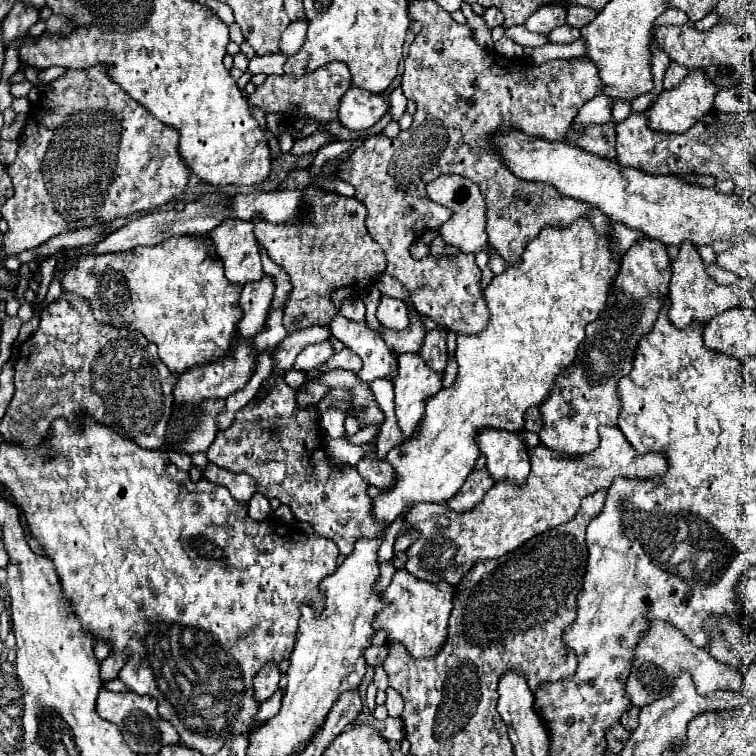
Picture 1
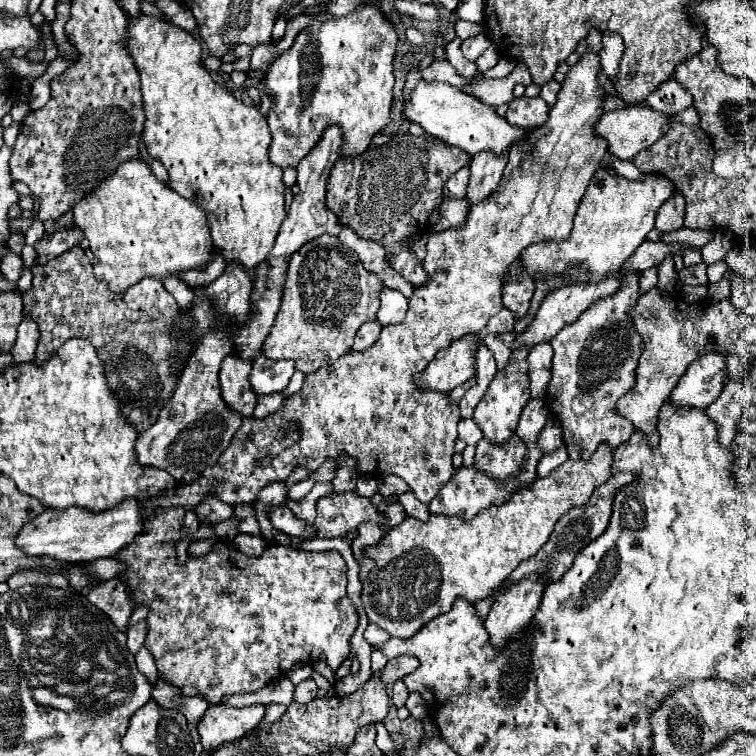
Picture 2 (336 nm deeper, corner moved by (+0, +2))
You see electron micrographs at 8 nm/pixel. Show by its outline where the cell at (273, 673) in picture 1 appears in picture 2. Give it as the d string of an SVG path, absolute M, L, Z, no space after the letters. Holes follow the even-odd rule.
M210 705L204 719L198 723L198 733L204 749L218 747L222 743L240 739L250 733L264 717L264 705L230 707Z

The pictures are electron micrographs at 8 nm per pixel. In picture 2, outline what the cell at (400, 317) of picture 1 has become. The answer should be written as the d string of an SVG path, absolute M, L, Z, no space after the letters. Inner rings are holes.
M384 287L380 295L380 309L378 309L378 323L380 325L394 325L406 317L408 299L394 289Z

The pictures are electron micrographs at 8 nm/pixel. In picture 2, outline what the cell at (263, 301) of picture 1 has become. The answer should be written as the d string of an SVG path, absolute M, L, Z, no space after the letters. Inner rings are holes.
M234 351L222 361L222 369L220 369L222 397L242 417L250 417L256 407L256 393L248 381L252 363L254 361L246 361Z

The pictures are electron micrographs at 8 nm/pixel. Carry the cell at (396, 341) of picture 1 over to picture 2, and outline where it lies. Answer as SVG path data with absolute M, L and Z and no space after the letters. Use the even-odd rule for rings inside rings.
M612 277L610 281L600 281L598 285L570 285L566 289L556 289L552 293L548 293L536 313L536 317L532 319L532 323L526 327L524 333L516 335L514 331L508 331L508 333L502 333L500 339L504 341L506 347L510 349L520 349L520 347L534 347L536 343L544 343L544 341L550 341L554 337L554 333L558 333L558 329L562 329L562 325L570 323L570 321L576 321L578 319L578 313L582 313L584 309L588 309L594 301L598 301L598 297L608 297L610 293L614 293L614 289L618 289L620 285L620 279Z

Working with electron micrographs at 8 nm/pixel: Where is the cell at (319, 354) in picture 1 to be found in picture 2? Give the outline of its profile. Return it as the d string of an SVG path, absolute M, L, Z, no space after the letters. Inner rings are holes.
M260 353L254 361L252 373L250 373L250 383L256 393L274 393L274 391L284 391L292 373L294 373L294 361L274 361L268 359L264 353Z

